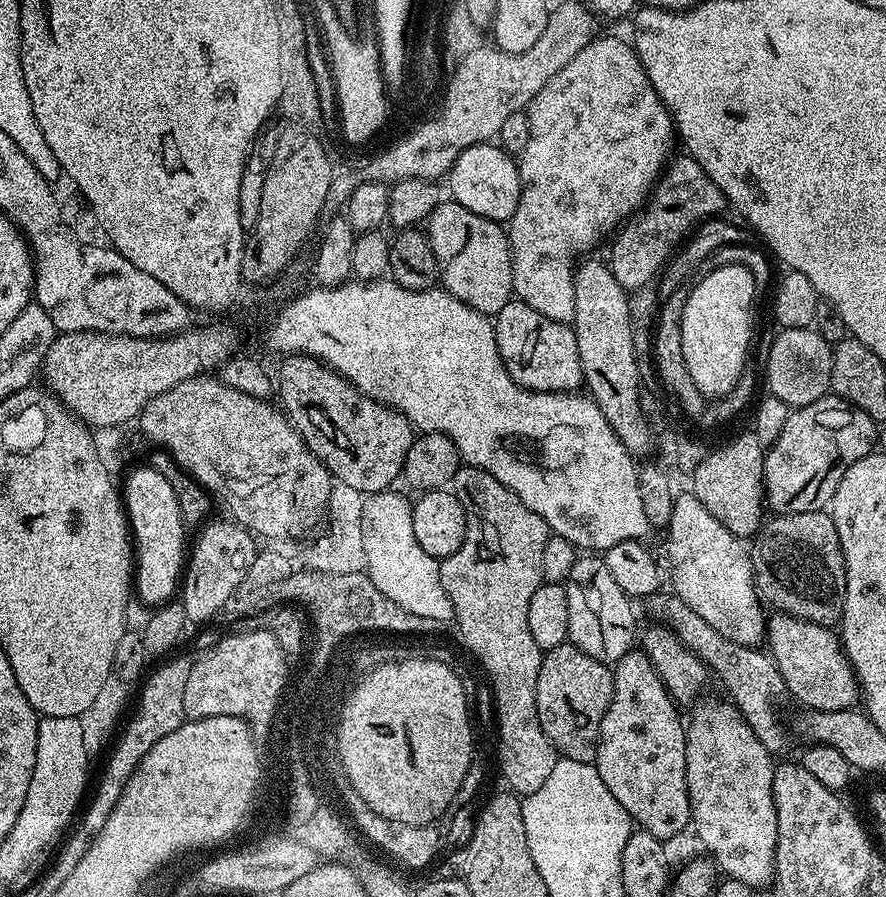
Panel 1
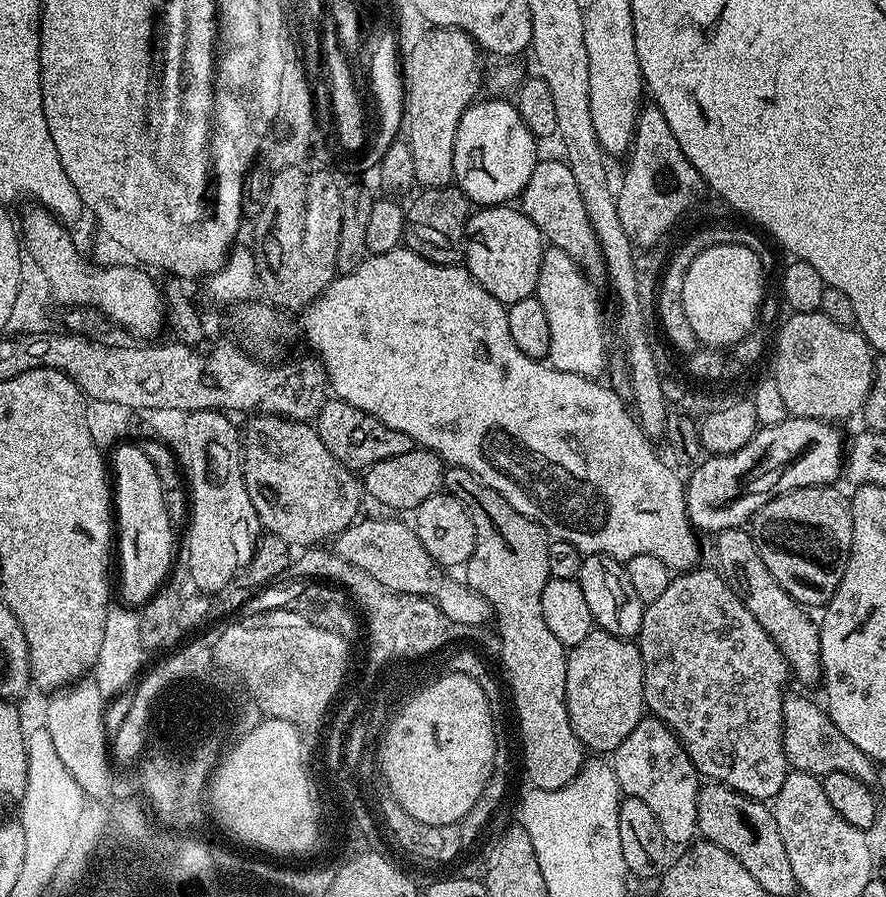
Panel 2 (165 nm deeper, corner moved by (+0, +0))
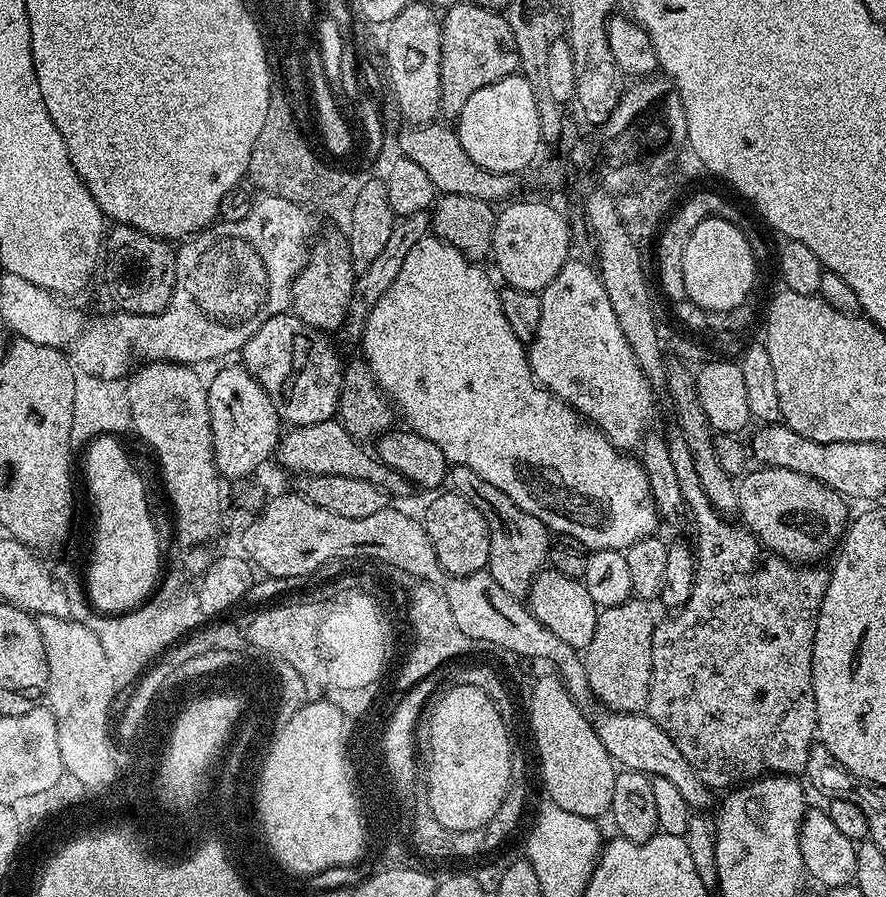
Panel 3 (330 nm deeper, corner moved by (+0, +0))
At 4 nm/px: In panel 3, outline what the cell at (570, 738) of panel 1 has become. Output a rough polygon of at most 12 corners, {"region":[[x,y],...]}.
{"region":[[635,598],[600,608],[583,649],[593,696],[643,713],[654,619]]}

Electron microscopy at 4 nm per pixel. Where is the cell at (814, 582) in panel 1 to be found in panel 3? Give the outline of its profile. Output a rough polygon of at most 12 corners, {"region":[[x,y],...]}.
{"region":[[798,470],[749,471],[744,527],[780,560],[816,566],[849,501]]}

